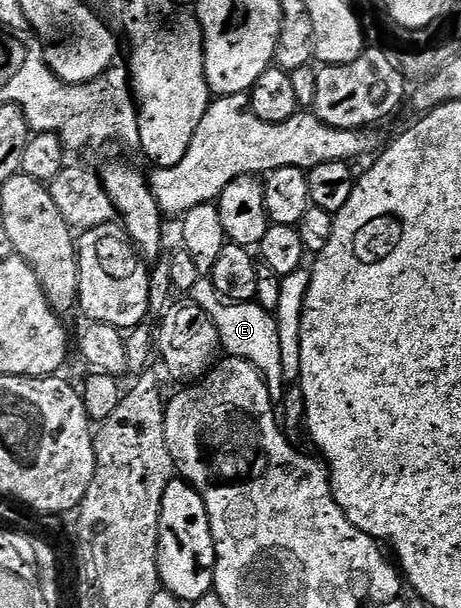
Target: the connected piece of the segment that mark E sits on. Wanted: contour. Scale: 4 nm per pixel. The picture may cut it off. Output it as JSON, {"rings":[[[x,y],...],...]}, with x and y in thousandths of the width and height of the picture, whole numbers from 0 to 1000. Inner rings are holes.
{"rings":[[[438,454],[438,459],[423,467],[416,497],[464,528],[484,577],[501,587],[527,590],[555,604],[560,613],[577,625],[577,641],[584,645],[588,660],[599,664],[610,661],[616,646],[616,623],[610,612],[607,563],[601,556],[597,525],[584,515],[577,518],[549,495],[495,497],[479,490],[464,479],[464,469],[456,464],[453,456],[447,454]]]}

